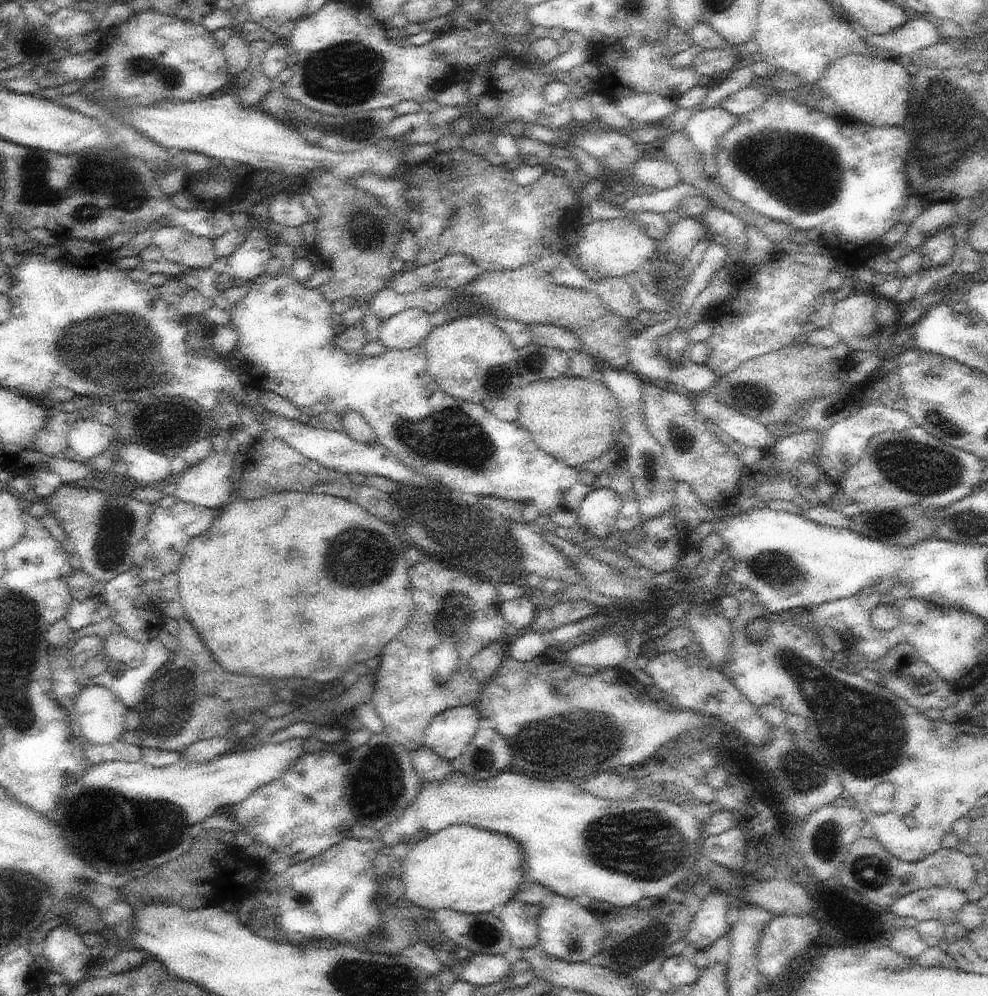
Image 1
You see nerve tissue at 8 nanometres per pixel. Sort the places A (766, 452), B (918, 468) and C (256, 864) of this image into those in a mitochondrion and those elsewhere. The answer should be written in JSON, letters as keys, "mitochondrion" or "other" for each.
{"A":"other","B":"mitochondrion","C":"other"}

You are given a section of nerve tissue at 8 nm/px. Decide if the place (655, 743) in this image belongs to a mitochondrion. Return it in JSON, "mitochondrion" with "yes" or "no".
{"mitochondrion":"no"}

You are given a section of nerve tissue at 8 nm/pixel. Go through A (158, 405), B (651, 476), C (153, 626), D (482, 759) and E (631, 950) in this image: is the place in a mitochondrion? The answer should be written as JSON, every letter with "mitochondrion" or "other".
{"A":"mitochondrion","B":"mitochondrion","C":"other","D":"mitochondrion","E":"mitochondrion"}

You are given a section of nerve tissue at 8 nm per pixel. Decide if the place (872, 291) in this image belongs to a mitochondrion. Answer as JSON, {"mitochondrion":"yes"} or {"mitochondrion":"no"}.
{"mitochondrion":"no"}

